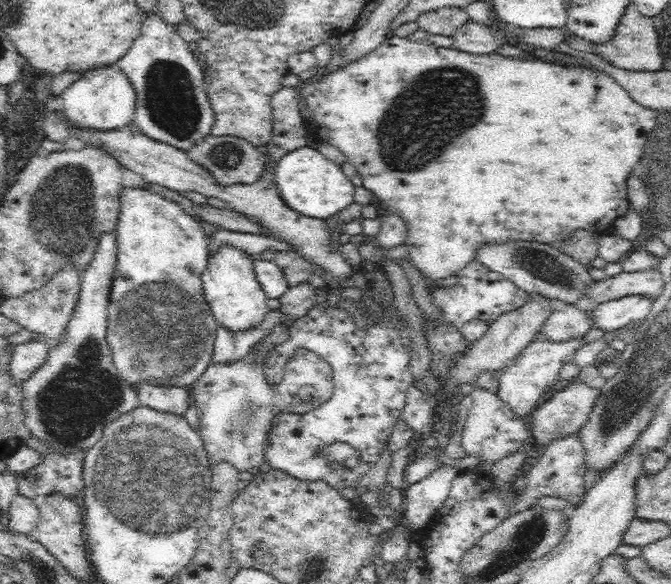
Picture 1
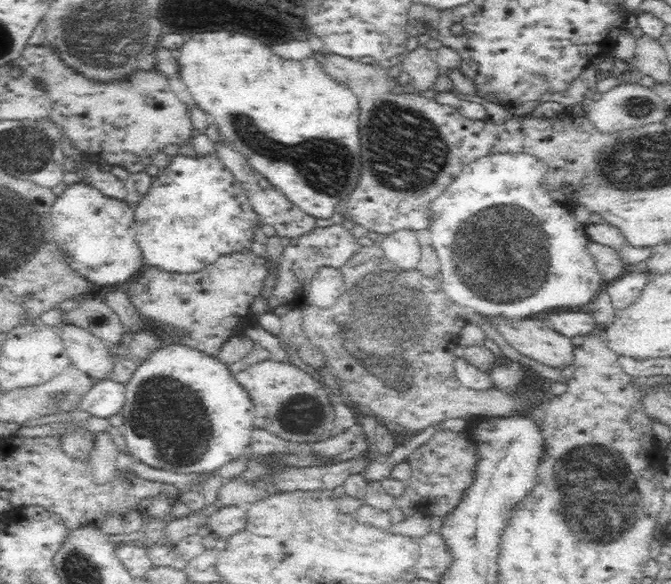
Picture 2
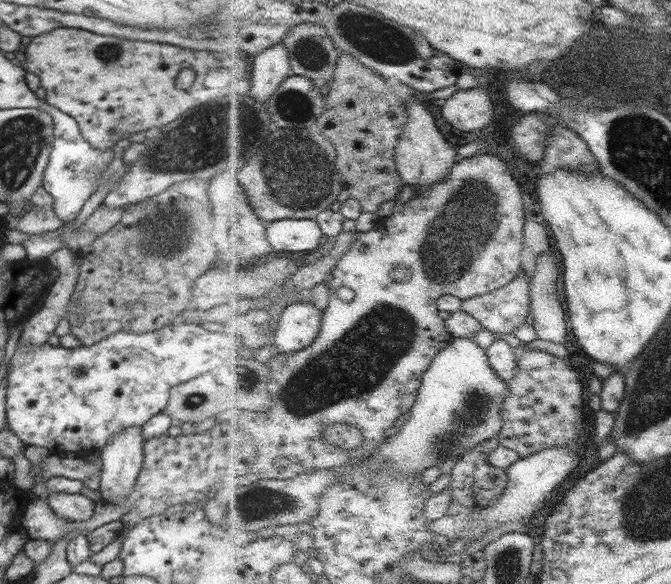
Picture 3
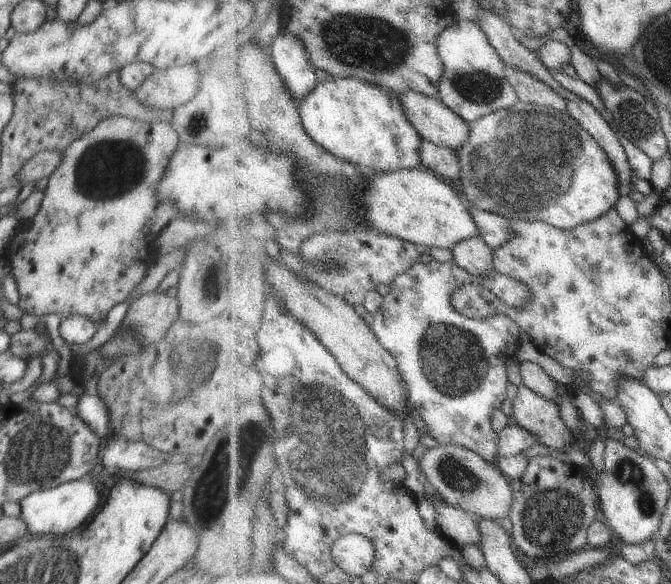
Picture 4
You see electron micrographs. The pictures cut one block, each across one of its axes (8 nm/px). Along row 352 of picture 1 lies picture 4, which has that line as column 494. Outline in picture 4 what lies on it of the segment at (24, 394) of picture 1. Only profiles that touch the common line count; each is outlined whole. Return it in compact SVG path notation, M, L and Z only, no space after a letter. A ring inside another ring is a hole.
M457 19L442 32L439 53L445 64L439 98L470 124L499 110L512 108L521 101L519 91L507 76L507 62L475 20Z

